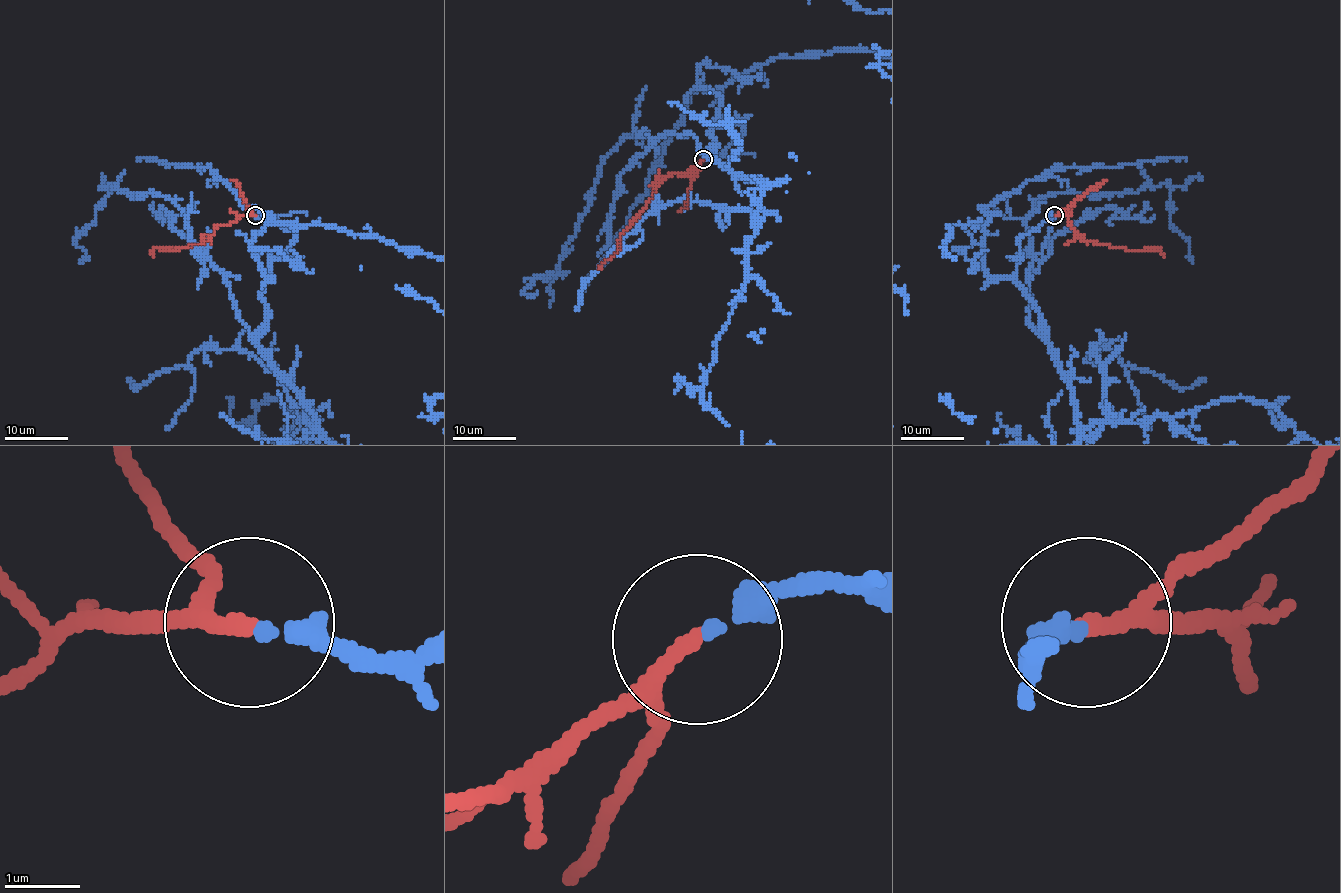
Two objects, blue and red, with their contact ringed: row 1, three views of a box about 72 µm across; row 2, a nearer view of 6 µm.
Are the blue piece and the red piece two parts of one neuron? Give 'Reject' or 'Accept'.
Accept

